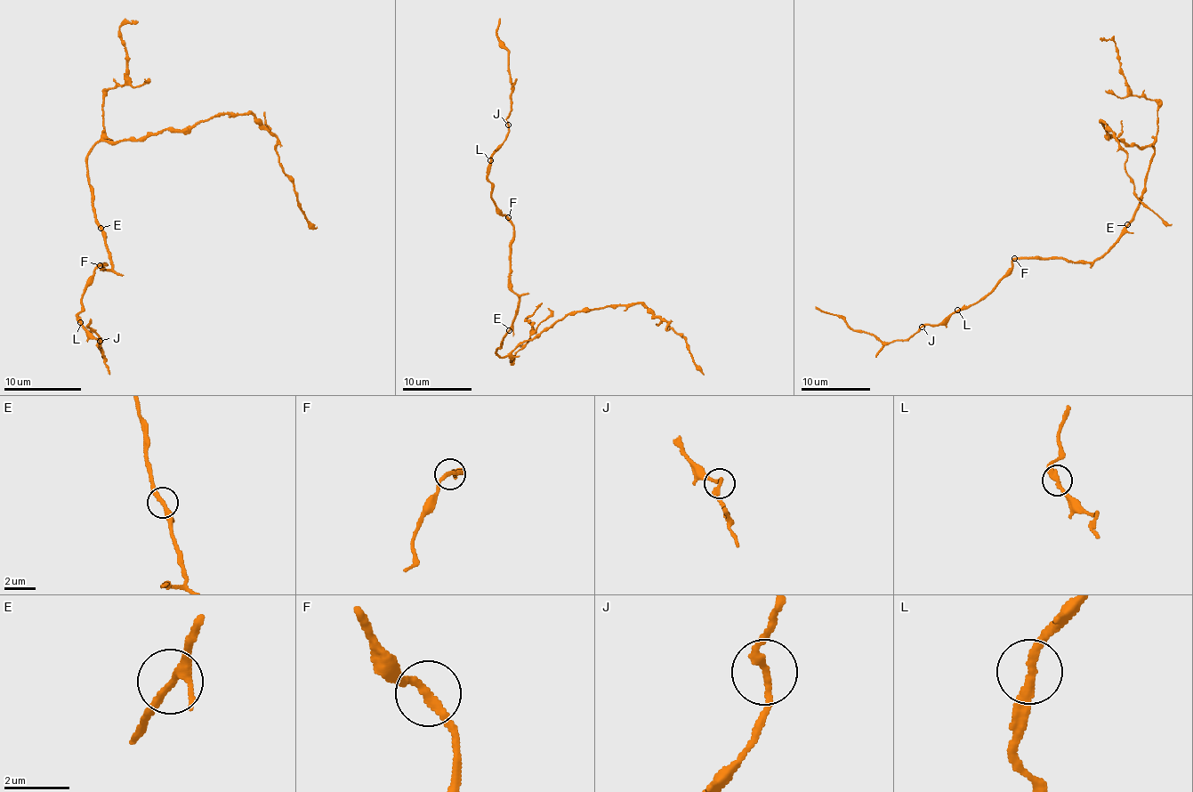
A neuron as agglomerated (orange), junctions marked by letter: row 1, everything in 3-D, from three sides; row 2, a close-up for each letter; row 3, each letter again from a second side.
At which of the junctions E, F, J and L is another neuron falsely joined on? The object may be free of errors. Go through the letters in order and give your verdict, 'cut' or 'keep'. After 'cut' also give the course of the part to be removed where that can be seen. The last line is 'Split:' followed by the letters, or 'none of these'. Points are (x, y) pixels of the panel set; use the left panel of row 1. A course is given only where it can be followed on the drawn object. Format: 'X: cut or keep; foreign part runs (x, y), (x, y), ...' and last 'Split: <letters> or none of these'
E: keep
F: keep
J: keep
L: keep
Split: none of these

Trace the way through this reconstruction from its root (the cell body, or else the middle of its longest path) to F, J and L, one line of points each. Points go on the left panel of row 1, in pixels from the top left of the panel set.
F: (100, 225), (112, 268), (102, 270), (102, 266), (106, 266), (100, 266)
J: (100, 225), (112, 268), (102, 270), (106, 266), (98, 266), (94, 270), (77, 314), (81, 324), (100, 341)
L: (100, 225), (112, 268), (94, 270), (81, 298), (77, 314), (81, 321)

